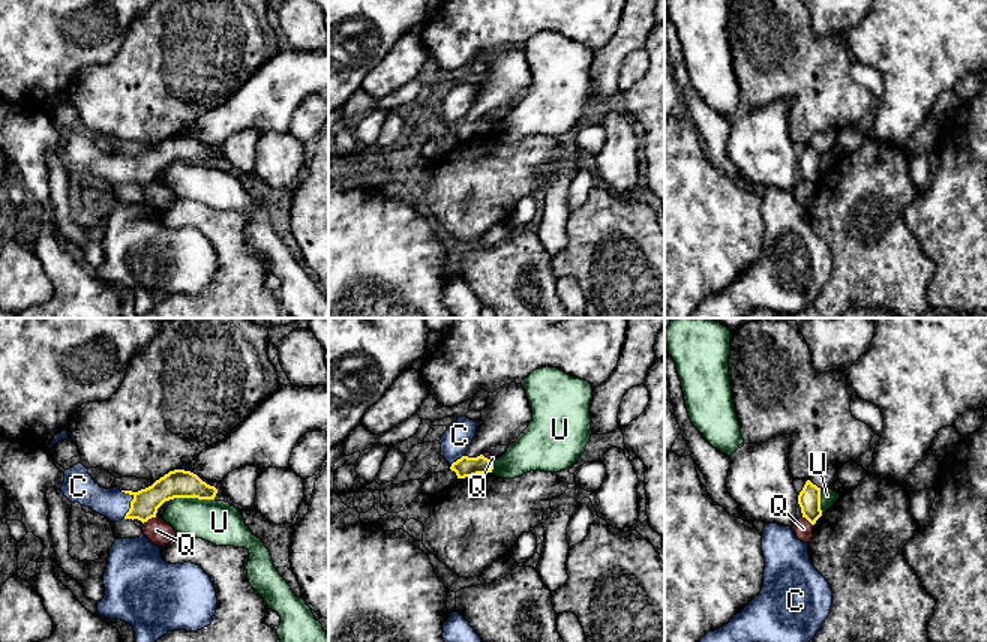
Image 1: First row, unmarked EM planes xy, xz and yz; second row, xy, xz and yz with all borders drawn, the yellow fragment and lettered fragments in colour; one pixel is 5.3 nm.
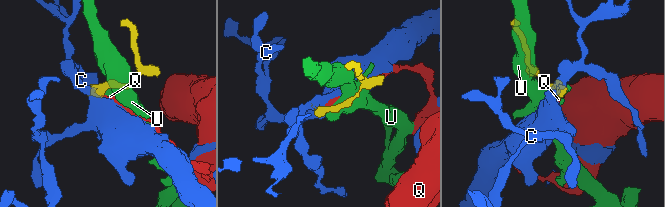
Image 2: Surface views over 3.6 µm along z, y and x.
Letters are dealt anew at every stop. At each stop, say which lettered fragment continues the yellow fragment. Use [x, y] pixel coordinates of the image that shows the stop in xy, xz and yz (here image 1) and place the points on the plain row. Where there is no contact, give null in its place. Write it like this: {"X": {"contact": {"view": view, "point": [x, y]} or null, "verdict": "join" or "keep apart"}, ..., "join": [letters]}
{"C": {"contact": {"view": "xy", "point": [131, 165]}, "verdict": "join"}, "Q": {"contact": {"view": "xy", "point": [149, 182]}, "verdict": "keep apart"}, "U": {"contact": {"view": "xy", "point": [192, 161]}, "verdict": "keep apart"}, "join": ["C"]}

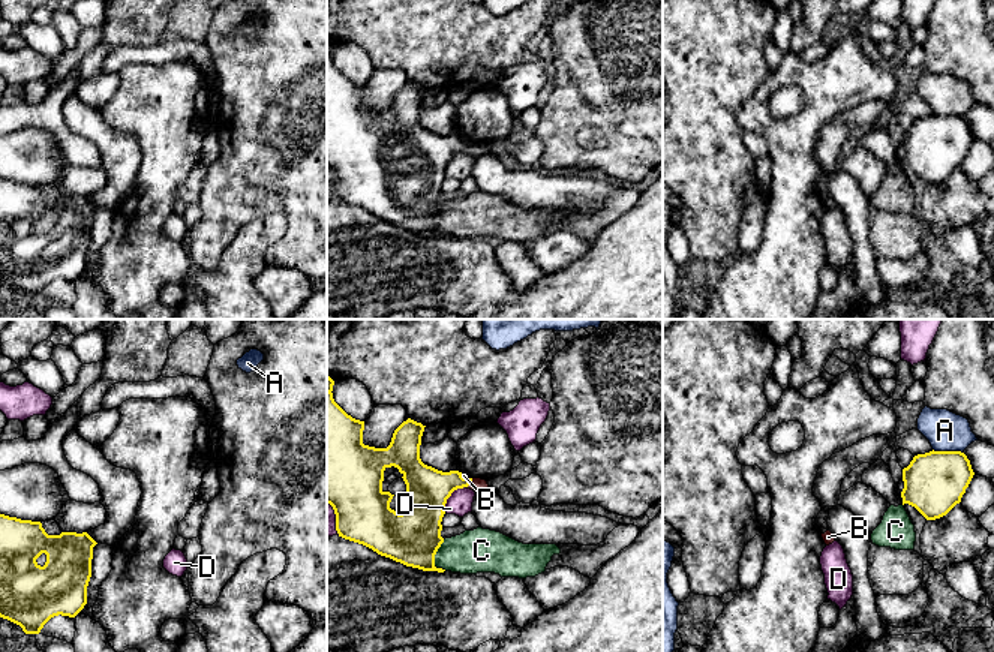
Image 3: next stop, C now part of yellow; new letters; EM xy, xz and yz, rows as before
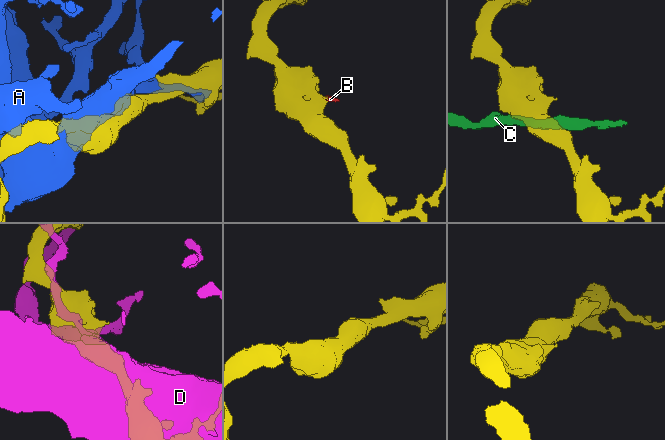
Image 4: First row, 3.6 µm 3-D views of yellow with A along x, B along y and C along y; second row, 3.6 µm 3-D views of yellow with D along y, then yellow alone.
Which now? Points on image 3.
{"A": {"contact": {"view": "yz", "point": [948, 116]}, "verdict": "keep apart"}, "B": {"contact": {"view": "xz", "point": [470, 143]}, "verdict": "join"}, "C": {"contact": {"view": "xz", "point": [434, 221]}, "verdict": "keep apart"}, "D": {"contact": {"view": "xz", "point": [450, 159]}, "verdict": "keep apart"}, "join": ["B"]}

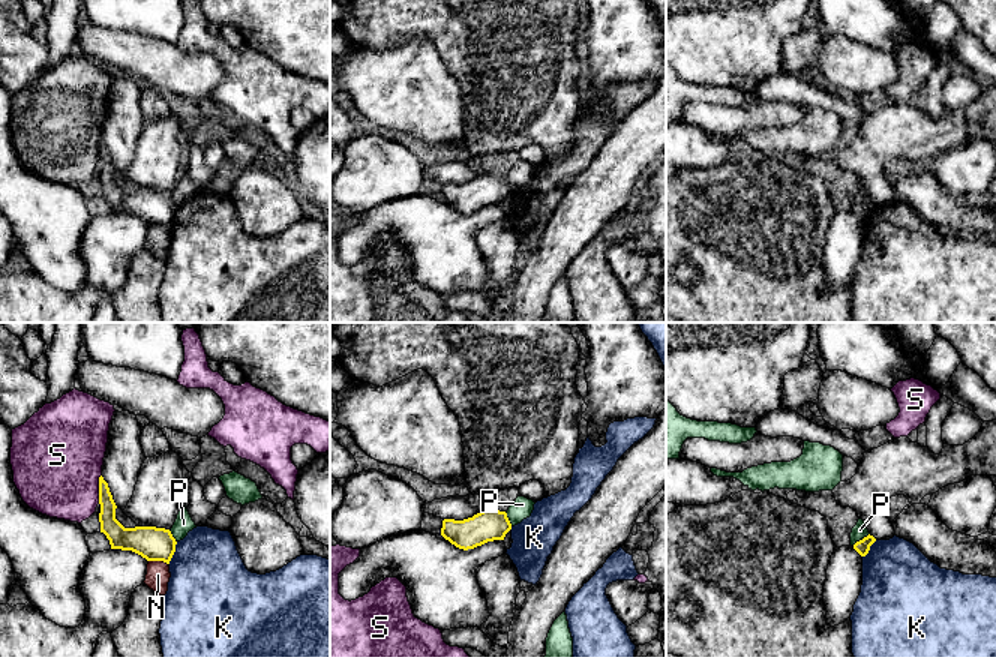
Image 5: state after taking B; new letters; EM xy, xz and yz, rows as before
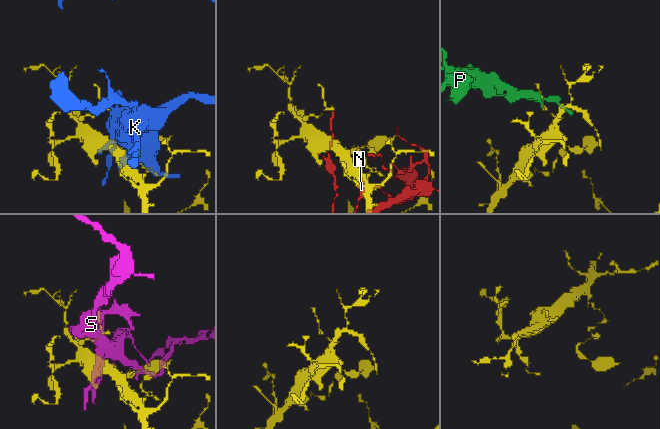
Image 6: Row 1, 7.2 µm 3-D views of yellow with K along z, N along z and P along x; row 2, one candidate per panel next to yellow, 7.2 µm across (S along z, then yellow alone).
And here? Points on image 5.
{"K": {"contact": {"view": "xy", "point": [174, 215]}, "verdict": "keep apart"}, "N": {"contact": {"view": "xy", "point": [158, 224]}, "verdict": "keep apart"}, "P": {"contact": {"view": "yz", "point": [860, 204]}, "verdict": "keep apart"}, "S": {"contact": {"view": "xy", "point": [99, 153]}, "verdict": "keep apart"}, "join": []}

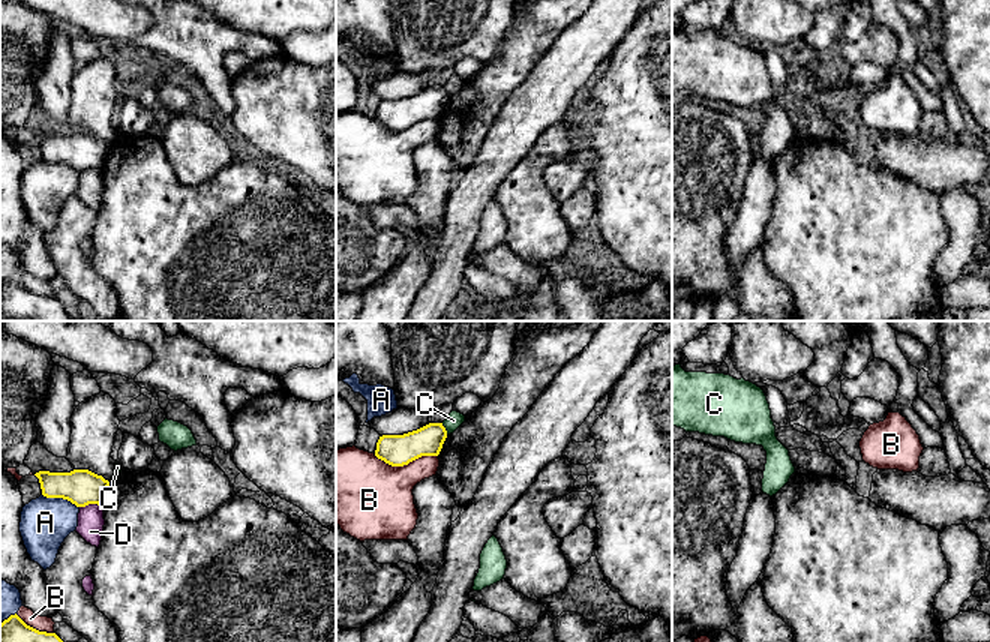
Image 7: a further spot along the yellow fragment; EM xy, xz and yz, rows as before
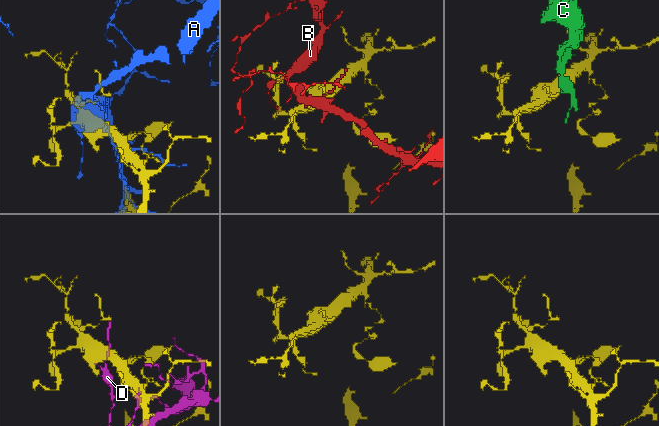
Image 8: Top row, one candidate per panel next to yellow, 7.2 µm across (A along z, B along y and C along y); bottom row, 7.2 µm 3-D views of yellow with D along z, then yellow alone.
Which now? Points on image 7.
{"A": {"contact": {"view": "xy", "point": [60, 161]}, "verdict": "keep apart"}, "B": {"contact": {"view": "xz", "point": [405, 128]}, "verdict": "keep apart"}, "C": {"contact": {"view": "xz", "point": [444, 93]}, "verdict": "keep apart"}, "D": {"contact": {"view": "xy", "point": [90, 167]}, "verdict": "keep apart"}, "join": []}

